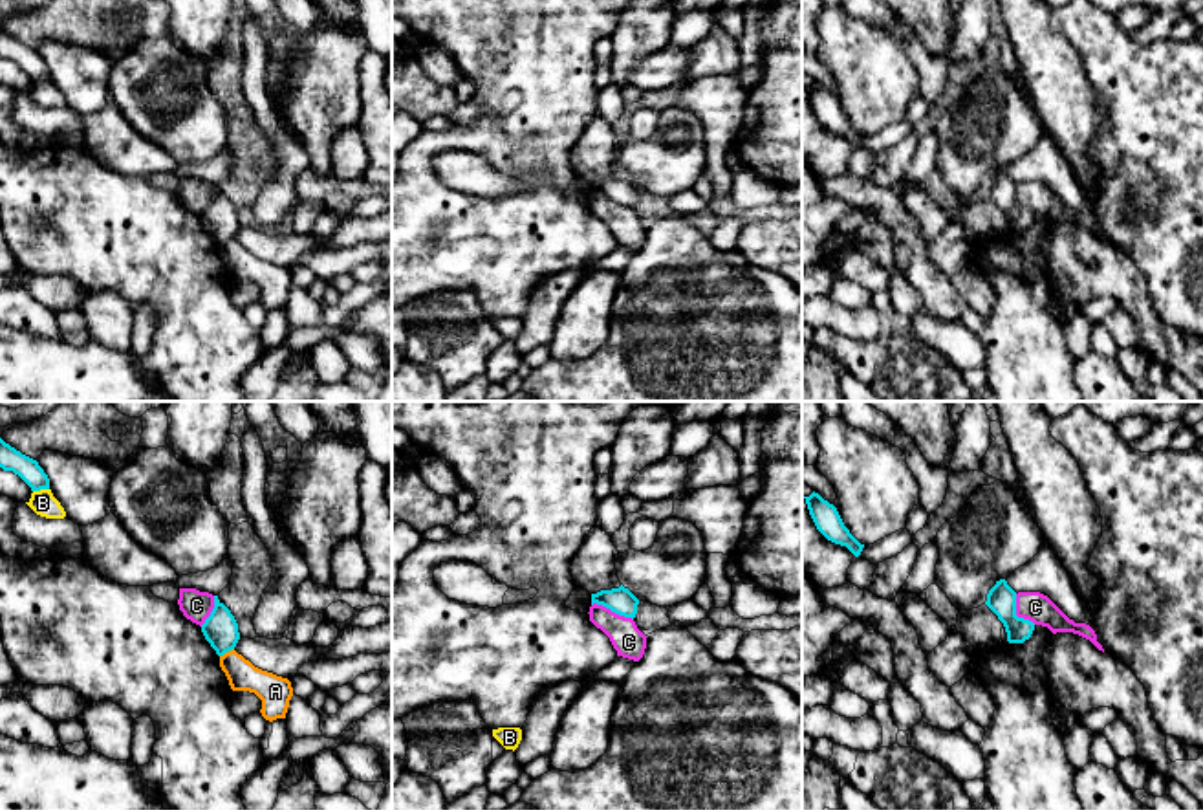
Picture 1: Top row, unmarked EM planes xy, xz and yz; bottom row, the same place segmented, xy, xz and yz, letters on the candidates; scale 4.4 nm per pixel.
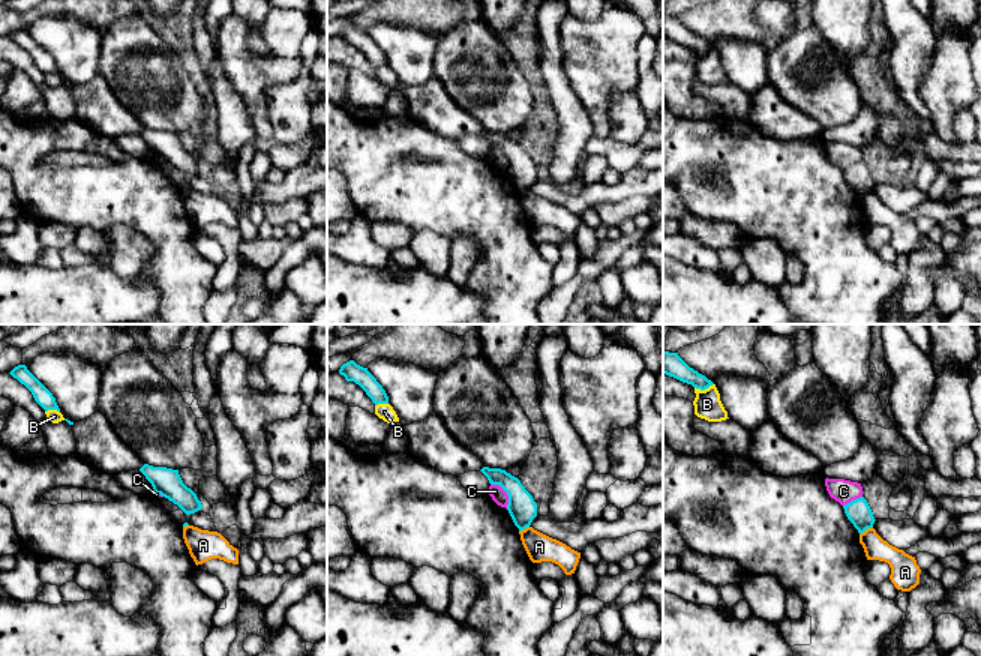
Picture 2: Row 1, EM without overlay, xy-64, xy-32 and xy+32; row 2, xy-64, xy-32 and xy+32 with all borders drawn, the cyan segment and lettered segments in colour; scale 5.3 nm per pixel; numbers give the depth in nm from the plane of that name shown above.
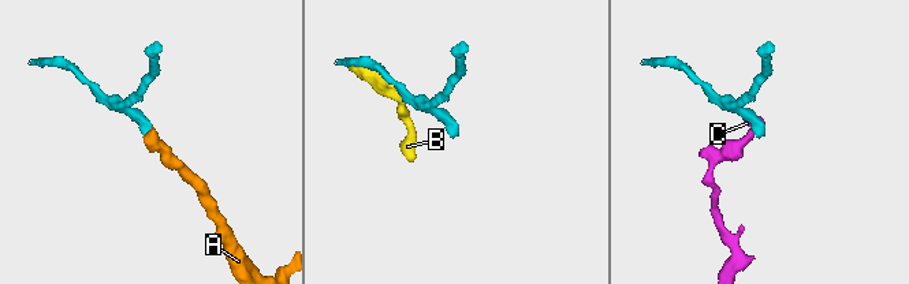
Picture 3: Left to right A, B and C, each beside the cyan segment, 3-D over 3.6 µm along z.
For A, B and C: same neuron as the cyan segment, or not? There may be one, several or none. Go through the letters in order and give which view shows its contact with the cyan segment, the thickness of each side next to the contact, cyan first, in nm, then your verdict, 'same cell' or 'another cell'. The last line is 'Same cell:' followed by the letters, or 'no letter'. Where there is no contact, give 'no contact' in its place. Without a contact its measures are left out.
A: xy | 160/140 nm | another cell
B: xy | 100/110 nm | another cell
C: xz | 120/140 nm | another cell
Same cell: no letter

